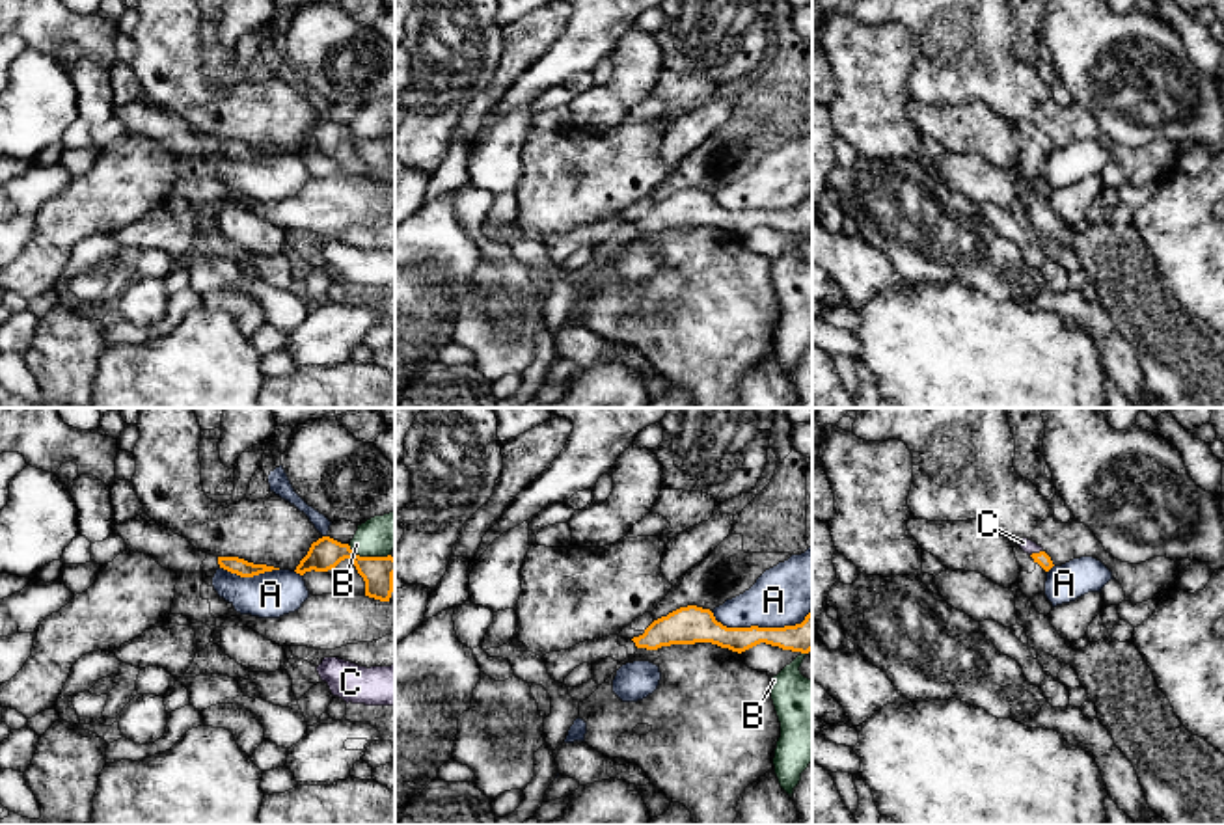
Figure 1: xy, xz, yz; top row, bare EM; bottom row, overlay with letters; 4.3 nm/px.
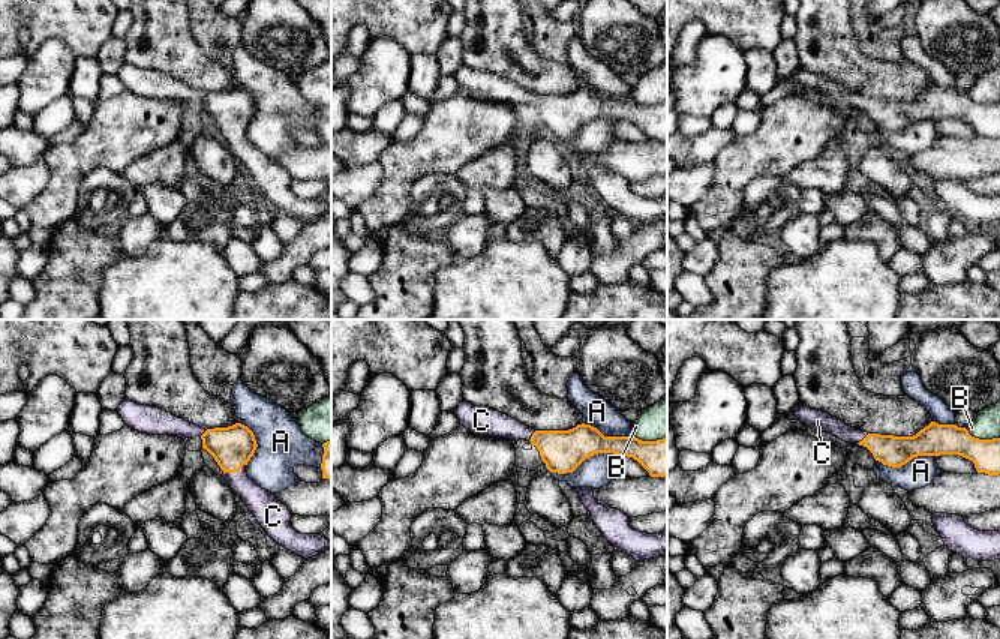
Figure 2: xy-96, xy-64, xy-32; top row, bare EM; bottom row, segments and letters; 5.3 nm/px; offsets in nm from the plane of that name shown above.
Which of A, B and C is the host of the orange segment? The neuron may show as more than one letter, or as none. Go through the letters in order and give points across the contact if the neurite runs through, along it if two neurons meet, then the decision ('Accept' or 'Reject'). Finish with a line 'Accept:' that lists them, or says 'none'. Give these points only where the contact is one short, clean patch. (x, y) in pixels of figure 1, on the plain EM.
A: Reject
B: Reject
C: Accept
Accept: C

